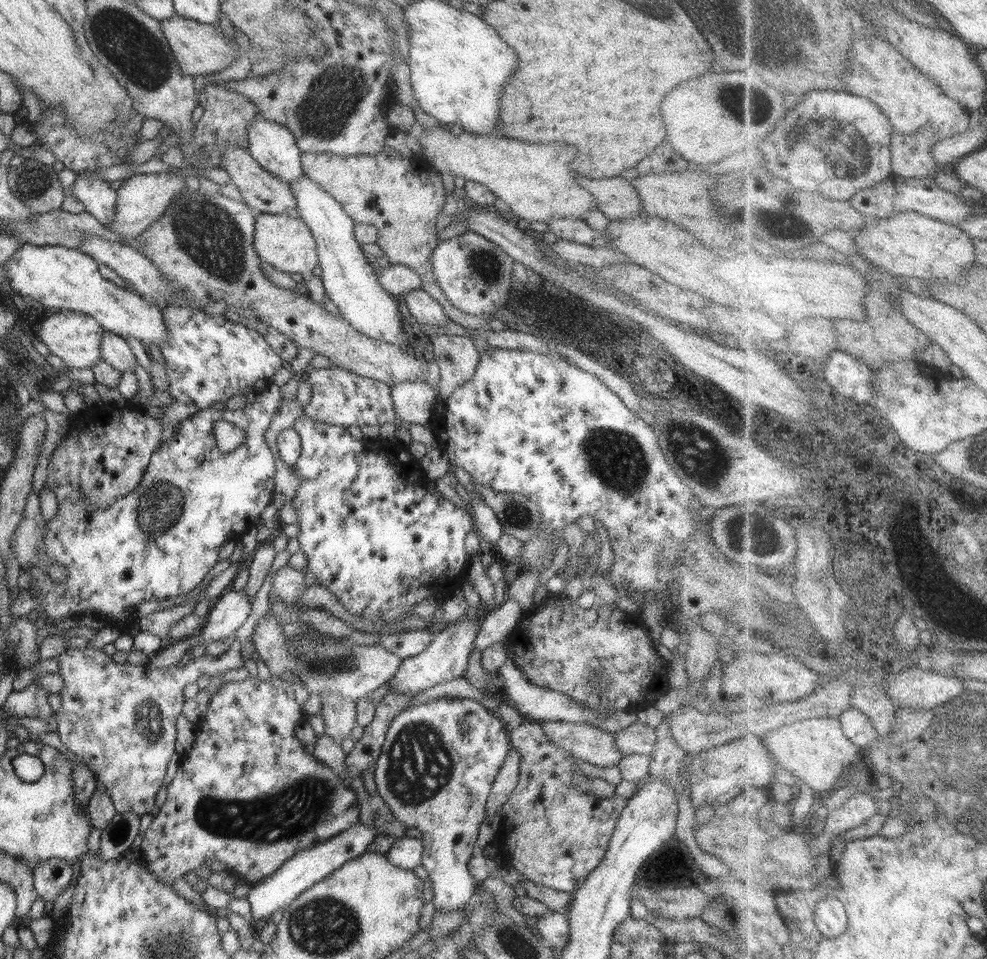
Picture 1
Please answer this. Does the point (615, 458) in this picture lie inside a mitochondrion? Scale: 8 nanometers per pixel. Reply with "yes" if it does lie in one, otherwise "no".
yes

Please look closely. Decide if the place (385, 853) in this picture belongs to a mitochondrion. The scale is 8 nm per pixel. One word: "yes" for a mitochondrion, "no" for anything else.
no

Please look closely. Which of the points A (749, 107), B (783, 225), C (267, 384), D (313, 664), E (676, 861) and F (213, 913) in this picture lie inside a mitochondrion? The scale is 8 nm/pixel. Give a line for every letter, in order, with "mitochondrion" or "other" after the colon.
A: mitochondrion
B: mitochondrion
C: other
D: mitochondrion
E: other
F: other

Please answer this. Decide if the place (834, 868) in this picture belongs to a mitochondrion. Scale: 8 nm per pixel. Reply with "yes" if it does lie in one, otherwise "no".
no

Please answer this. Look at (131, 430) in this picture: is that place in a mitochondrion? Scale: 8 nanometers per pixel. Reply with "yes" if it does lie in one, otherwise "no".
no

